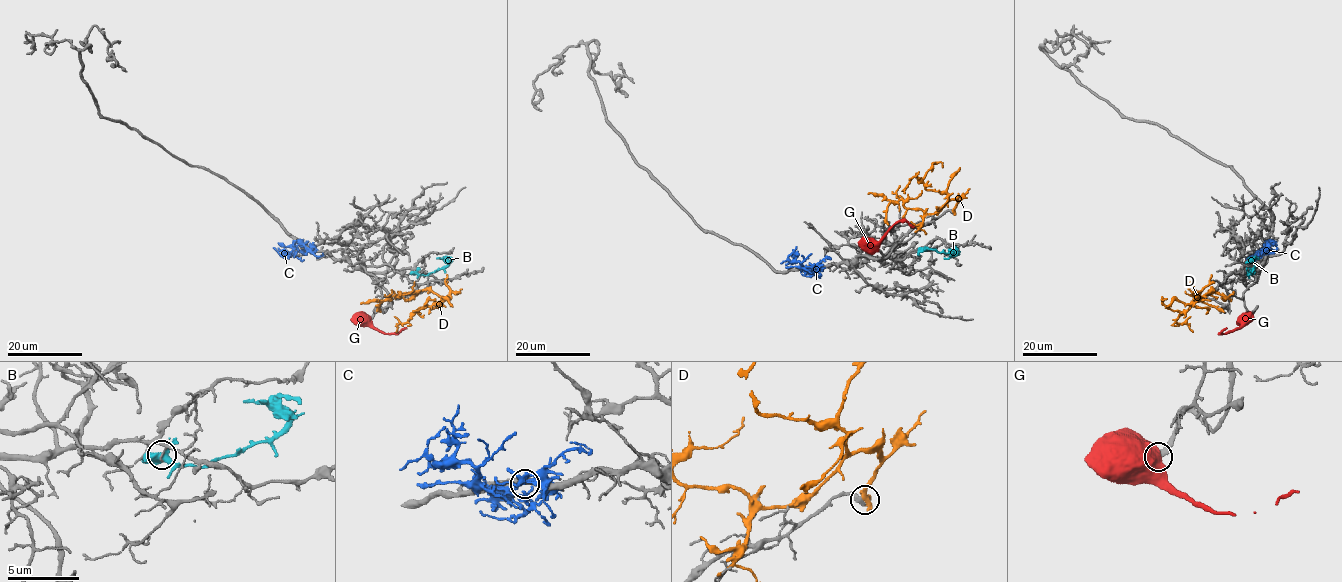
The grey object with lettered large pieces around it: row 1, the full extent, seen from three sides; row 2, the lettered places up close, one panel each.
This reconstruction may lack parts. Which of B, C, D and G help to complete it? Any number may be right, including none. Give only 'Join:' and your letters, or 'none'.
Join: G

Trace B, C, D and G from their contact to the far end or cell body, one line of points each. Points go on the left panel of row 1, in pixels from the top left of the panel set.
B: (415, 272), (428, 275), (443, 269), (448, 262), (436, 257)
C: (306, 247), (305, 253), (296, 249), (292, 254), (280, 254), (273, 247)
D: (446, 283), (449, 291), (445, 297), (425, 289), (399, 294), (380, 303), (381, 312)
G: (369, 318), (376, 329), (388, 333), (406, 328)

